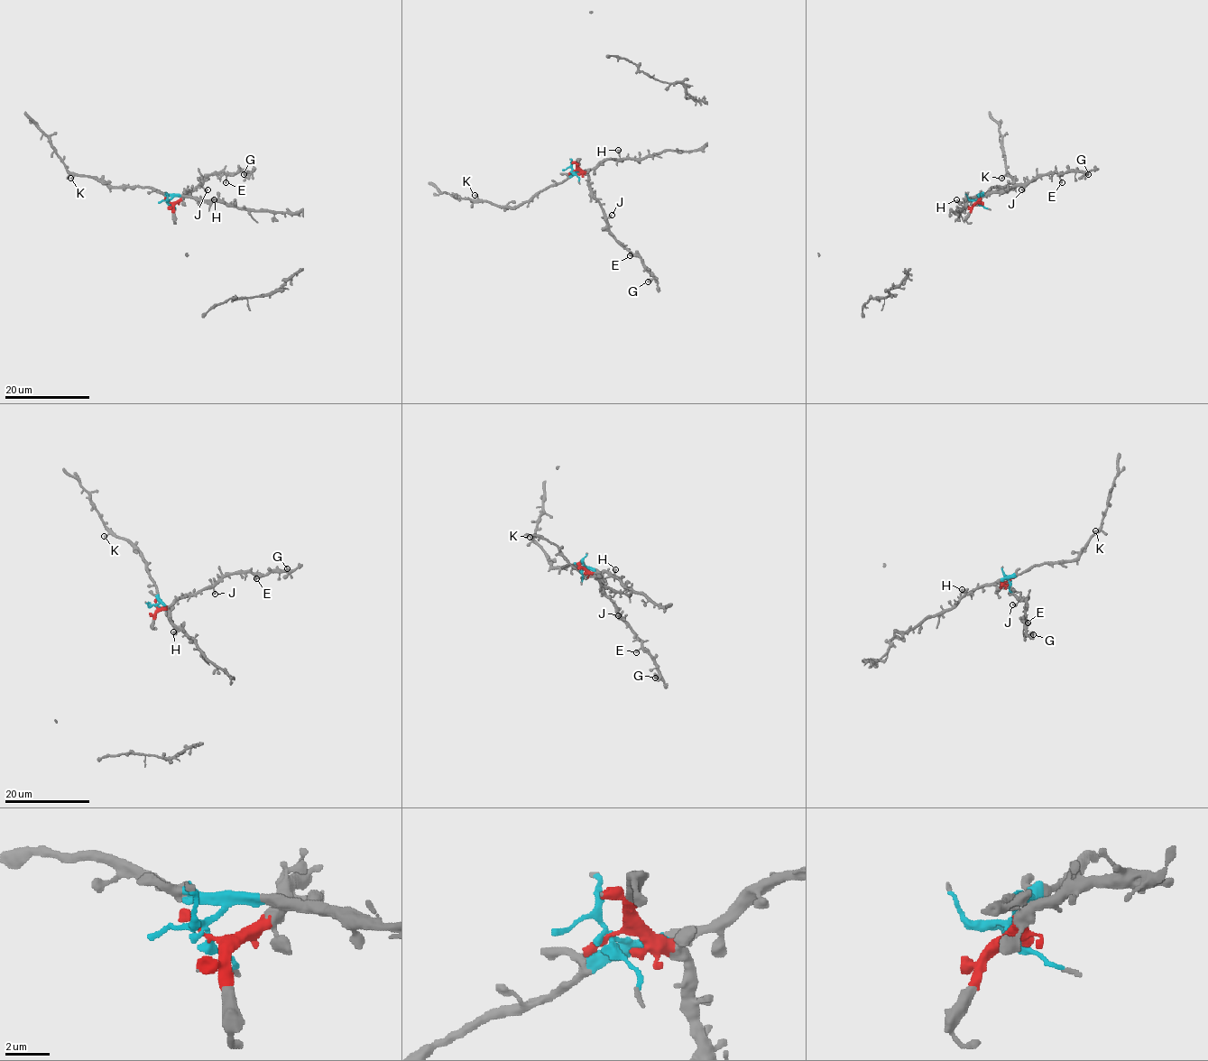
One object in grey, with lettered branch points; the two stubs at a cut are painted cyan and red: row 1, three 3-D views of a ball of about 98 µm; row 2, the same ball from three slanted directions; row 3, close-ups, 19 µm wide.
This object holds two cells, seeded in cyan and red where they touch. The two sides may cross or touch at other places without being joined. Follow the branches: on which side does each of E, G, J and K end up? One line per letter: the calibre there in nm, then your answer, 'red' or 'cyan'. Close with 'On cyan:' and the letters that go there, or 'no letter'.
E: 300 nm thick; red
G: 550 nm thick; red
J: 420 nm thick; red
K: 280 nm thick; cyan
On cyan: K

